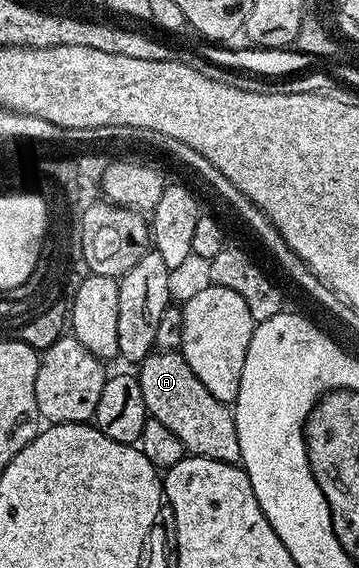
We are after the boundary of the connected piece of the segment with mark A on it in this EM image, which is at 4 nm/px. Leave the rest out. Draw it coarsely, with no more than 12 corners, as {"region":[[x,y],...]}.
{"region":[[180,350],[136,368],[148,418],[189,455],[240,464],[230,404]]}

